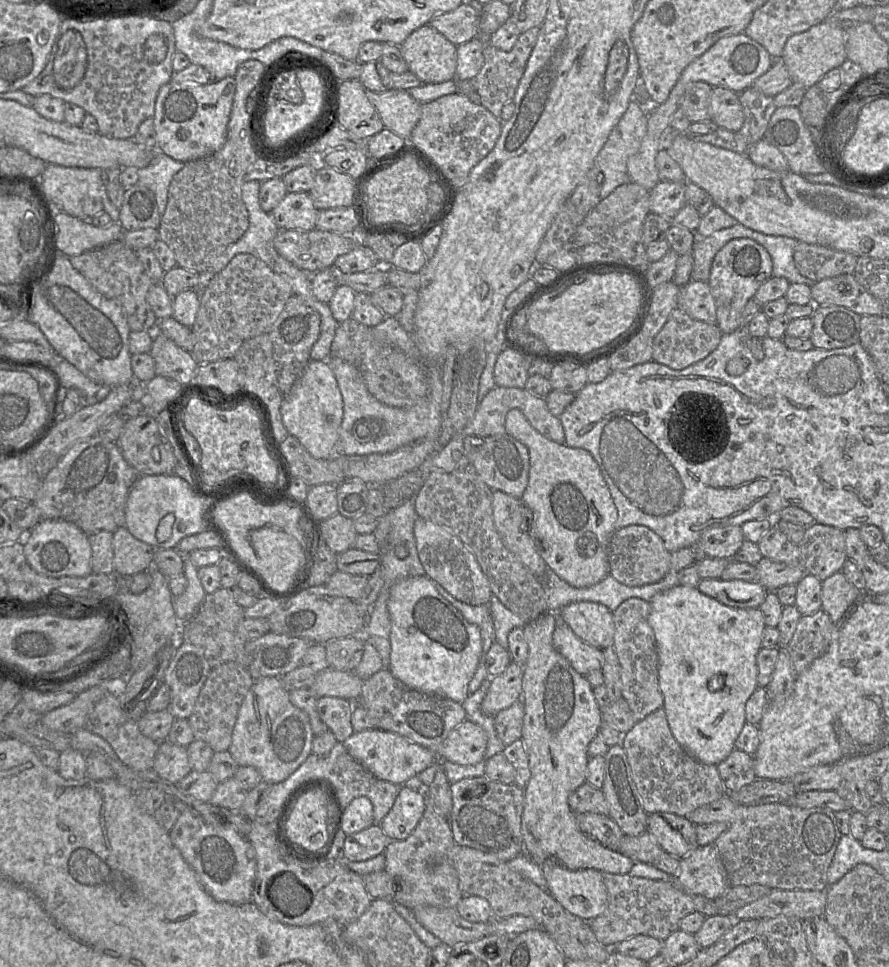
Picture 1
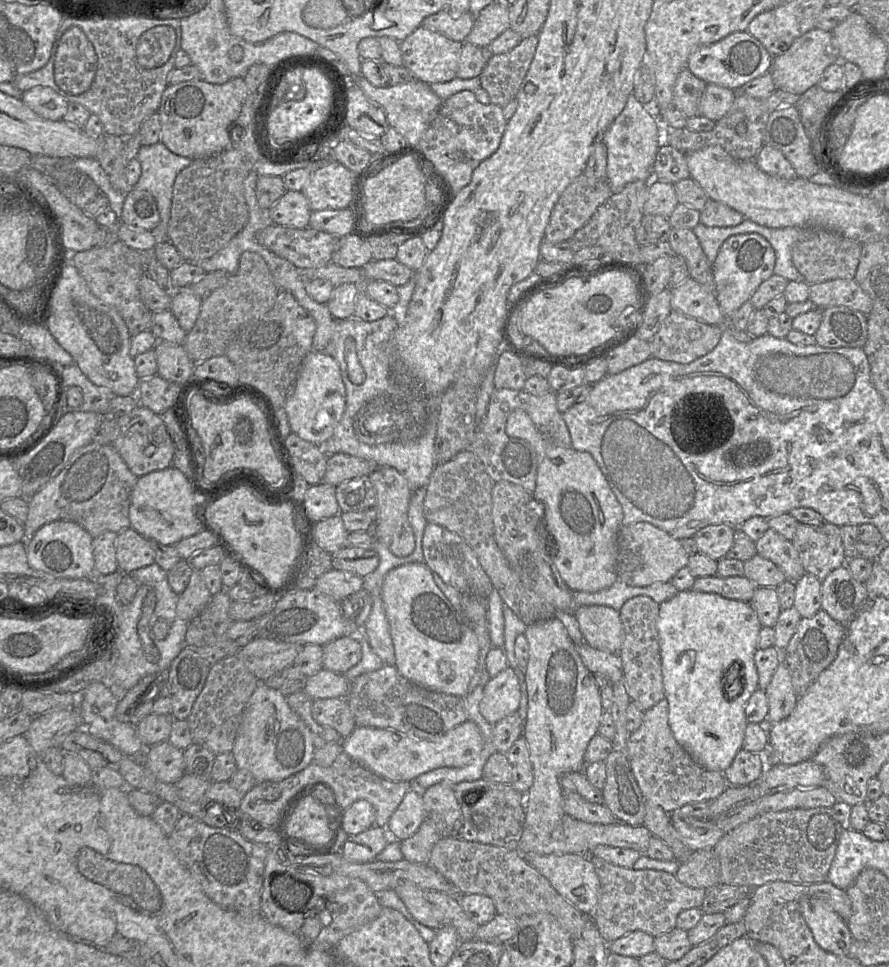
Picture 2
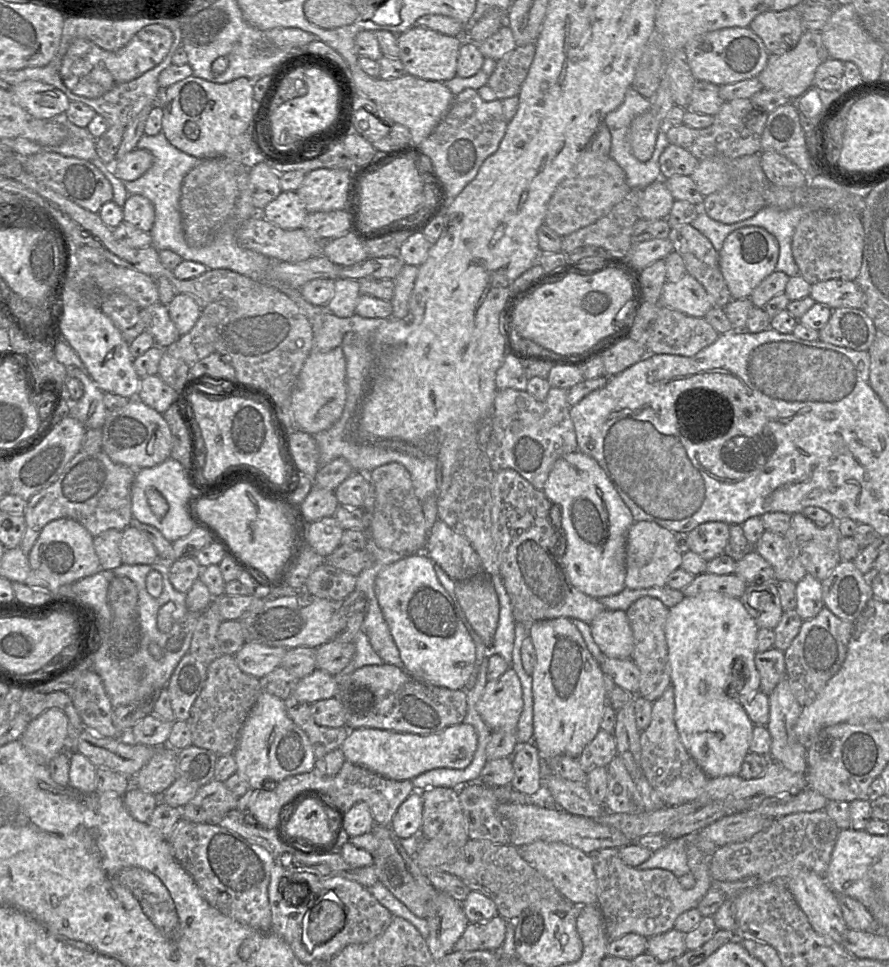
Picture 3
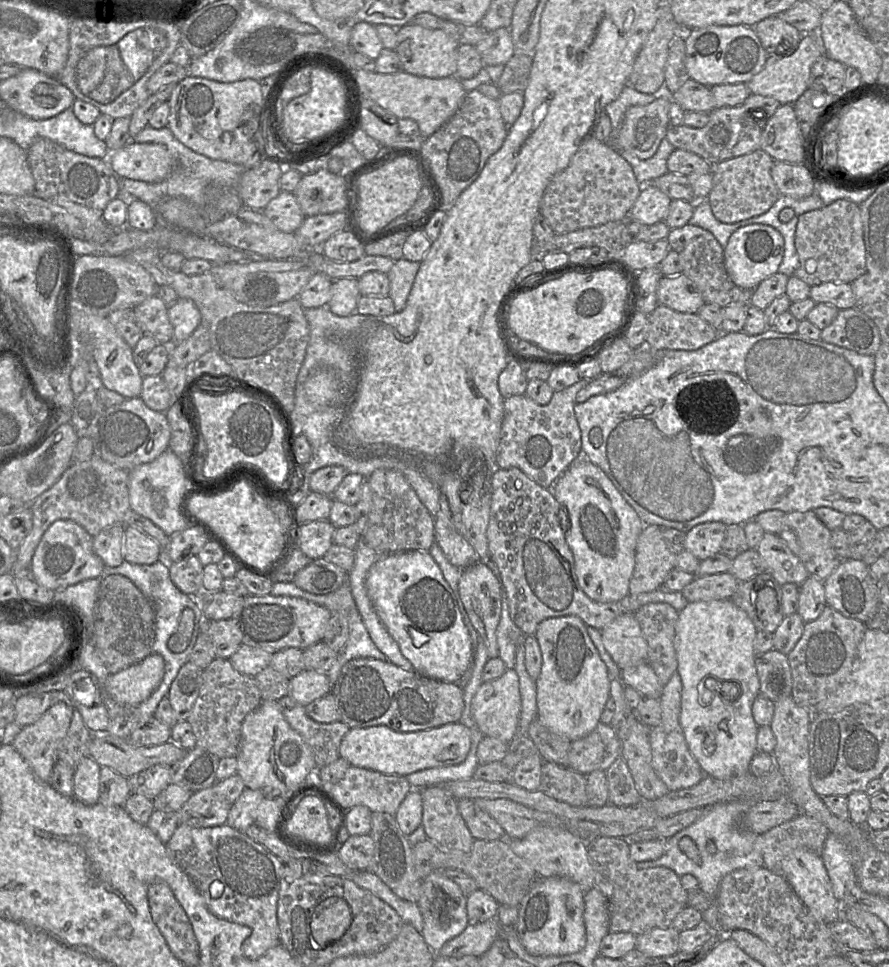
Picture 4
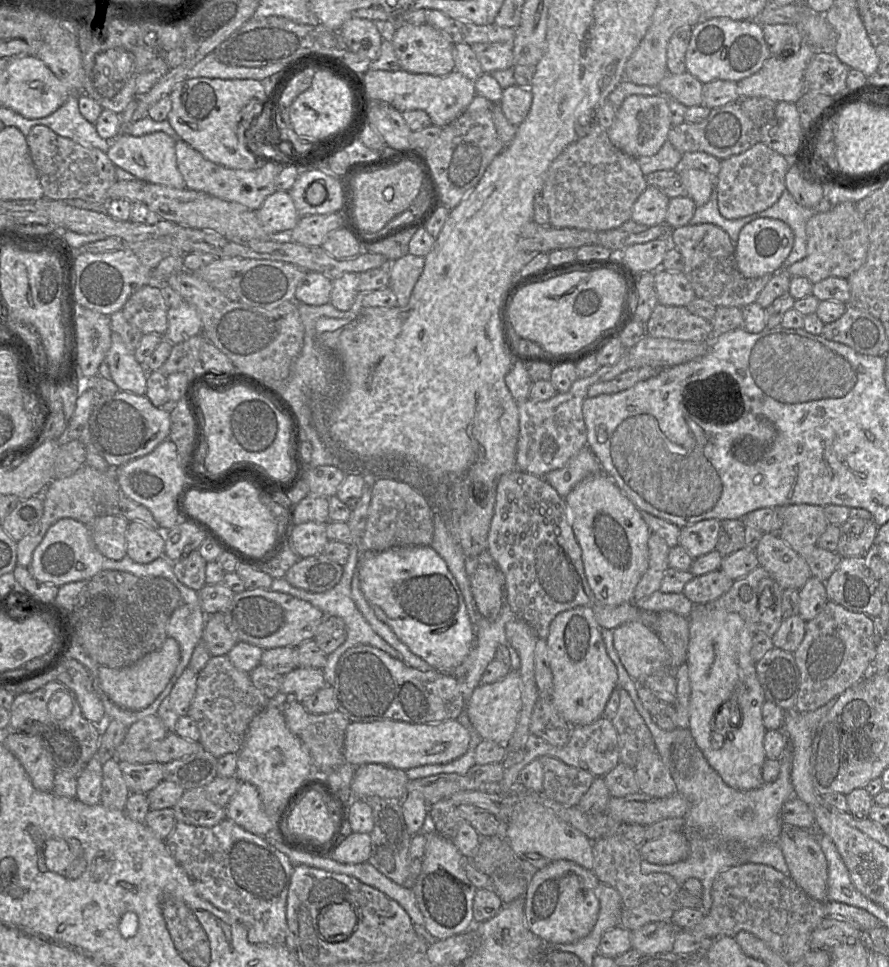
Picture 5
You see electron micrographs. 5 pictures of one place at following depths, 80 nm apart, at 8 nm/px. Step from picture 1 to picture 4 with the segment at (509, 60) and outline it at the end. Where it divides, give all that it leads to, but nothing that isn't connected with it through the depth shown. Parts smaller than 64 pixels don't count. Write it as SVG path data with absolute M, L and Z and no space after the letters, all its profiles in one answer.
M514 54L504 64L503 72L497 82L501 94L524 92L533 63L533 54Z

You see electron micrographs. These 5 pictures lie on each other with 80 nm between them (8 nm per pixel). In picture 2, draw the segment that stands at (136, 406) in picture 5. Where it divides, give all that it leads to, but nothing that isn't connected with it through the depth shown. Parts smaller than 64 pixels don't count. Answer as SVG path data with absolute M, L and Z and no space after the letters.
M138 405L130 413L117 419L117 437L111 444L128 469L137 478L171 466L174 448L170 435L160 416Z

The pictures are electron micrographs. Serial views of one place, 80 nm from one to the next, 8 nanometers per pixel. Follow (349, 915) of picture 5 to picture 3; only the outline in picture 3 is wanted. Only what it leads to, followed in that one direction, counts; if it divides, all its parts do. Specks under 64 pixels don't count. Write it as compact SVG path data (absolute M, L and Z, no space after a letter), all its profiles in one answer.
M323 900L310 914L308 936L311 944L322 944L339 933L345 924L345 911L341 905Z

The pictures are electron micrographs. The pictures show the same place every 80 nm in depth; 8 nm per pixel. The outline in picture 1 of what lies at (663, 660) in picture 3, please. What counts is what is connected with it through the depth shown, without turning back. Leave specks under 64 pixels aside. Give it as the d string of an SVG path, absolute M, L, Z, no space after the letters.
M630 598L612 612L615 625L613 648L621 667L622 699L627 702L636 723L663 707L656 638L649 624L650 610L648 601Z

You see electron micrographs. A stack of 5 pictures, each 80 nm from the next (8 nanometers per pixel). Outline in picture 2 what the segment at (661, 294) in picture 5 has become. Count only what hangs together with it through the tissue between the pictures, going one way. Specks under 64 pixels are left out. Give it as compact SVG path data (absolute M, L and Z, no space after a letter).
M692 278L671 288L671 308L697 321L721 326L724 322L715 292L708 291Z

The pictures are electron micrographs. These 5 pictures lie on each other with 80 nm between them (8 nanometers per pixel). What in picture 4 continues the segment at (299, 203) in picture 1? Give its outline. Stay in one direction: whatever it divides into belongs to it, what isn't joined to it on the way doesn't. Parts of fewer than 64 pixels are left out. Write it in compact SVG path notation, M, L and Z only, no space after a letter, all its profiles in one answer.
M280 191L262 212L279 230L287 233L295 233L305 219L294 193L289 191Z

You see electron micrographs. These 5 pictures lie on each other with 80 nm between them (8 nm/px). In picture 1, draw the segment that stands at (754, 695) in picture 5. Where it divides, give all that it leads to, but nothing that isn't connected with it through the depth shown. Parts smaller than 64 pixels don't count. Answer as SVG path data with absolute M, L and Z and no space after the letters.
M678 584L669 590L653 596L650 601L649 624L653 629L658 654L658 679L663 695L663 708L669 728L680 746L692 757L705 764L718 765L735 749L735 741L746 723L745 707L748 699L758 687L758 667L756 657L762 648L762 634L766 627L763 613L759 608L737 608L726 606L716 599L703 594L697 587Z

